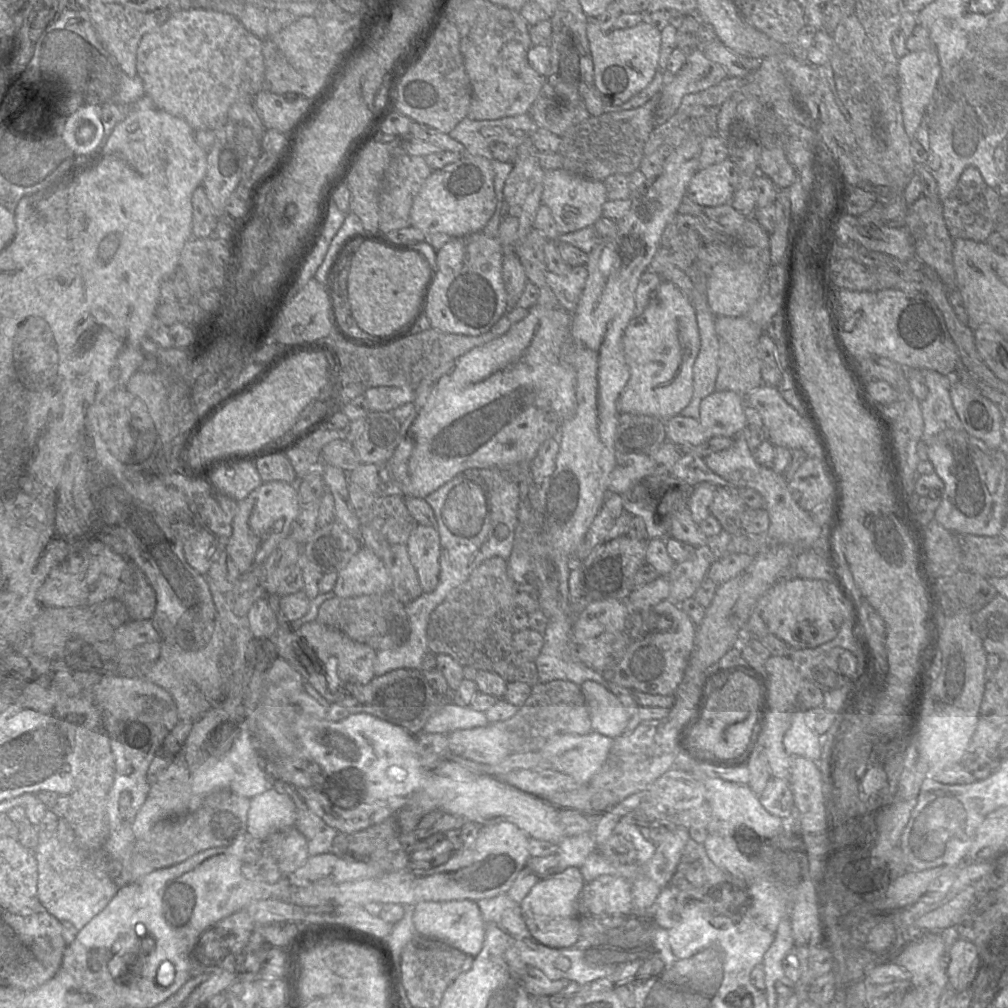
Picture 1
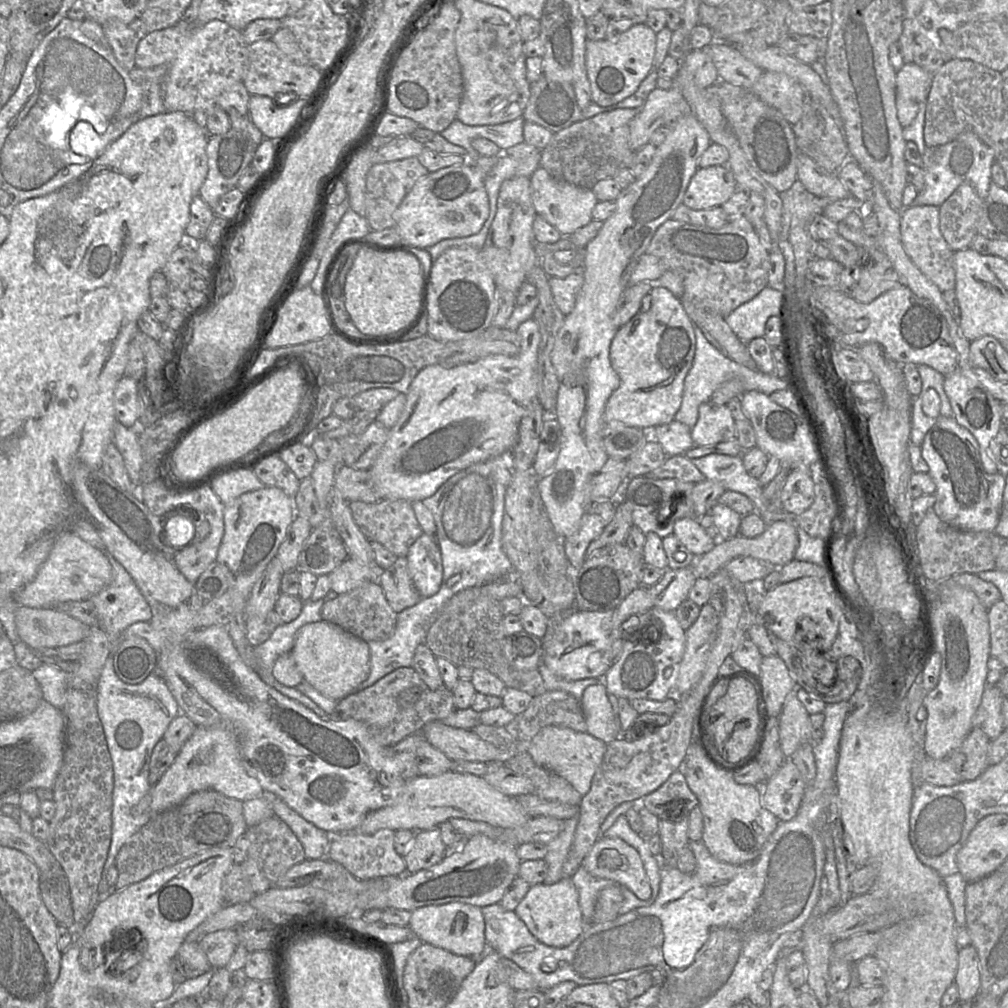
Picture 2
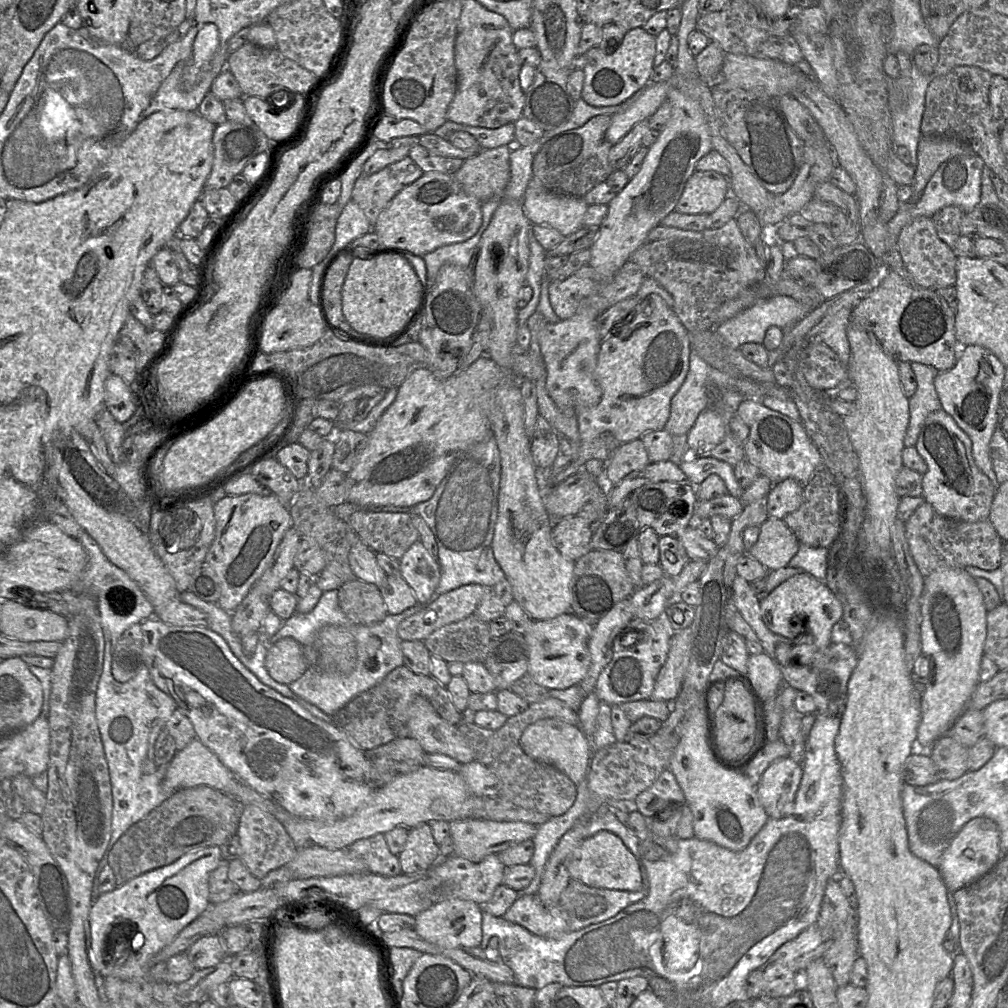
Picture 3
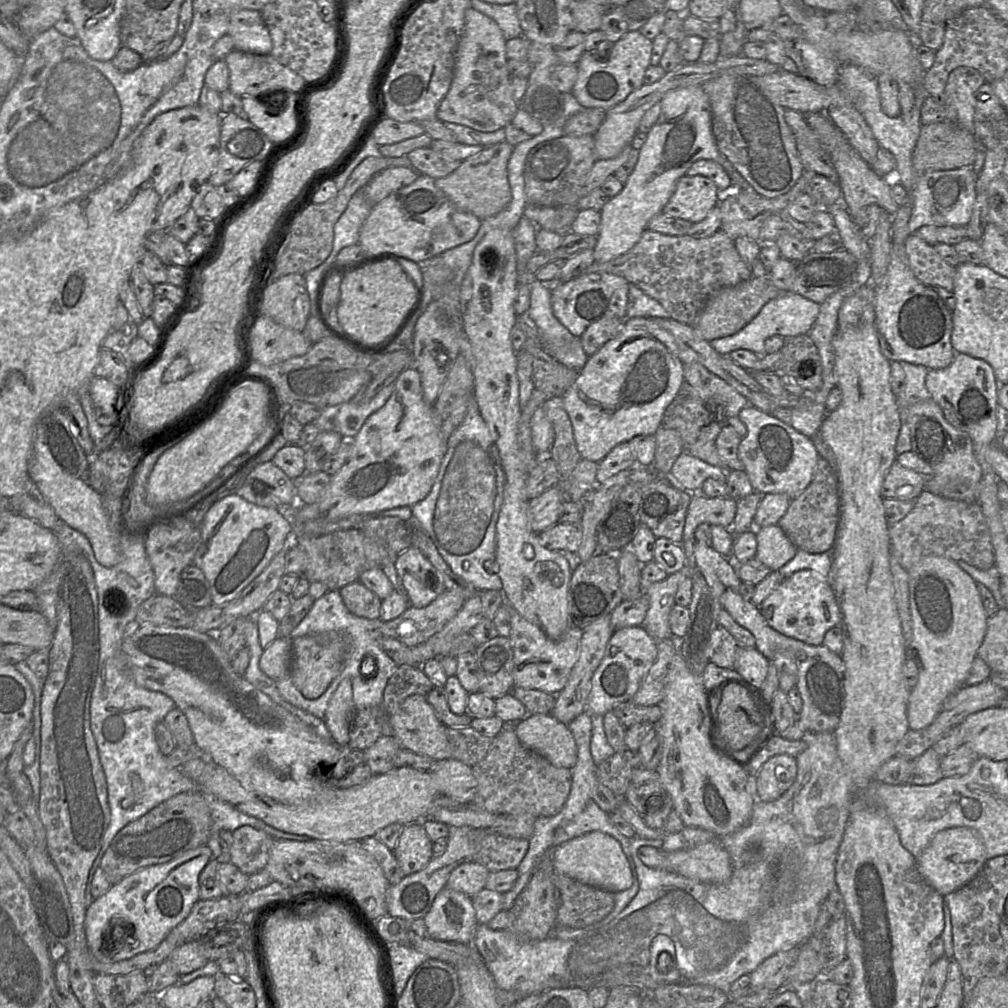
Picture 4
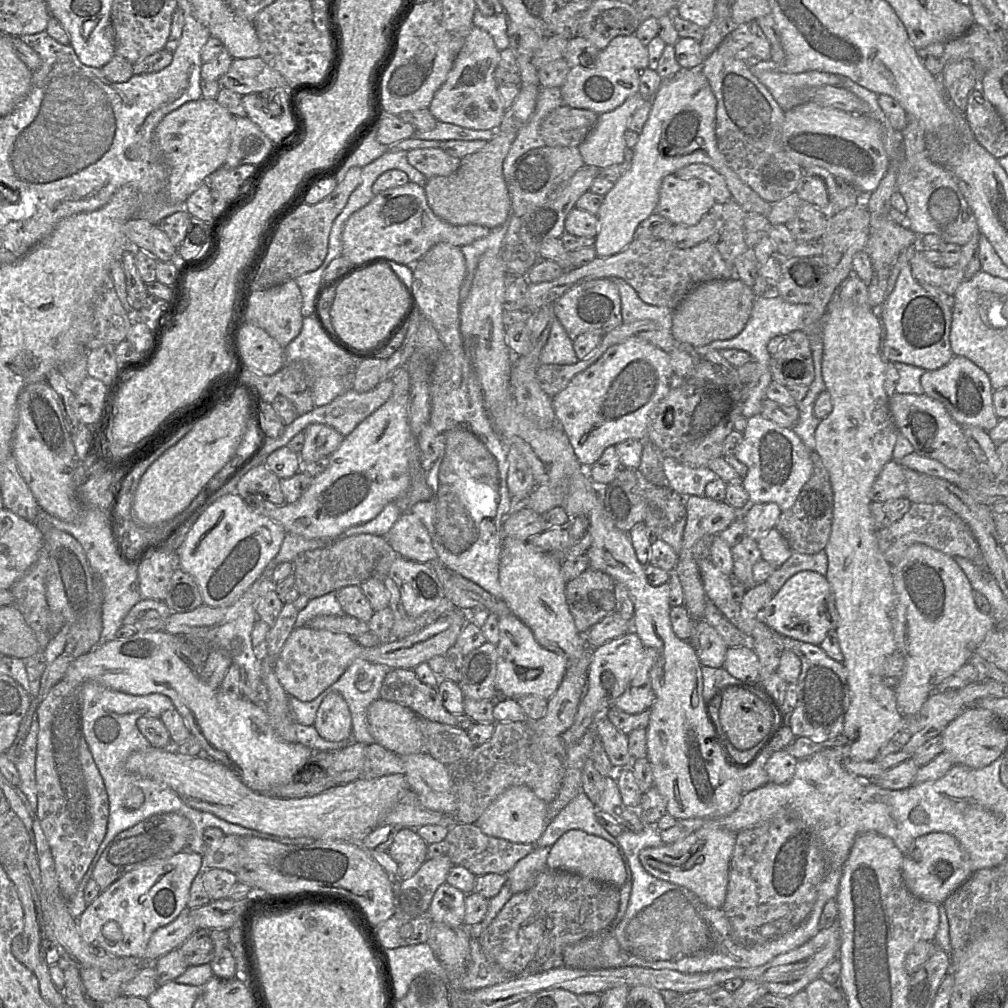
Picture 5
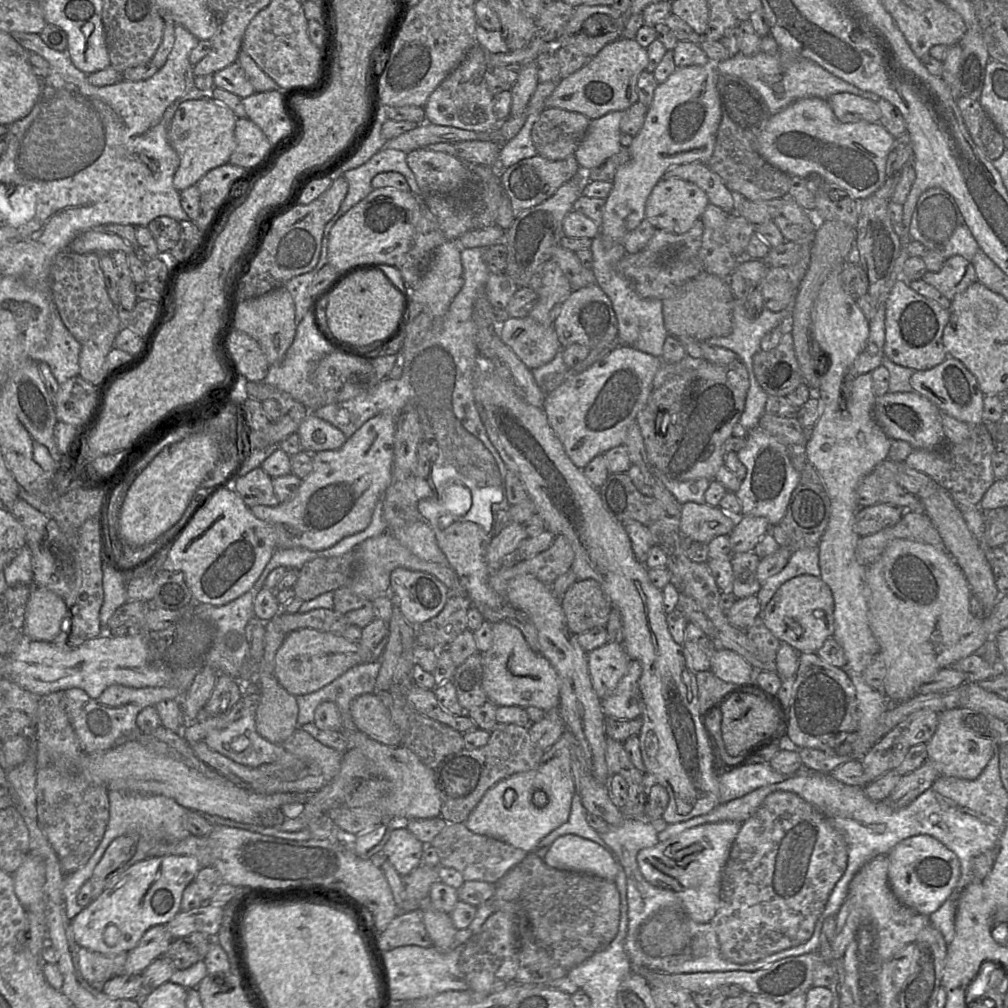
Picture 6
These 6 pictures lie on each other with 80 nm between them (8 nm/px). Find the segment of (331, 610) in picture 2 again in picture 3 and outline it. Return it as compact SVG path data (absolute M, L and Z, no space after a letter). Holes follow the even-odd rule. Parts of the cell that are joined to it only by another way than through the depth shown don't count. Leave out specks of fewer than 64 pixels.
M358 579L339 587L338 603L342 612L355 624L373 625L388 615L380 589Z

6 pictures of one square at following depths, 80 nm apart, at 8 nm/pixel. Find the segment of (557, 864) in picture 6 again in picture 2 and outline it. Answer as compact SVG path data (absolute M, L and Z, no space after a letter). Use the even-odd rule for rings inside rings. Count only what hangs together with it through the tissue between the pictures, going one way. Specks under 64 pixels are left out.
M601 836L585 855L581 866L594 877L627 887L641 900L651 895L638 852L620 838Z

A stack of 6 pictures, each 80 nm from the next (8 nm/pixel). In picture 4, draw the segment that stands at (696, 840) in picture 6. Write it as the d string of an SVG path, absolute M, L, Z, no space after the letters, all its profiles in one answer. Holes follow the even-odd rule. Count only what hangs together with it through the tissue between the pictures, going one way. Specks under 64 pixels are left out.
M717 841L673 852L646 845L638 850L638 856L650 868L668 870L700 882L721 884L732 875L729 853Z

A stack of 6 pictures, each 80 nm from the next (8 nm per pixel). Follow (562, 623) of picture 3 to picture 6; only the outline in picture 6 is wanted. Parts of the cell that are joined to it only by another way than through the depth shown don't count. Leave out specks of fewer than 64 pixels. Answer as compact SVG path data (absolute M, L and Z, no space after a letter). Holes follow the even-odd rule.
M506 621L492 624L491 646L482 653L483 690L496 706L537 707L545 712L559 706L559 679L542 654L534 652L521 630Z

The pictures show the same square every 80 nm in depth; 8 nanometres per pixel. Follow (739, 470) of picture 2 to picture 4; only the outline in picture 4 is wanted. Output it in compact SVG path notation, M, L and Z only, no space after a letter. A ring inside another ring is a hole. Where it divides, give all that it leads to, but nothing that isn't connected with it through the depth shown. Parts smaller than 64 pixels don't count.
M685 450L663 478L671 485L694 494L700 492L702 484L708 478L726 481L727 475L727 470L709 465Z

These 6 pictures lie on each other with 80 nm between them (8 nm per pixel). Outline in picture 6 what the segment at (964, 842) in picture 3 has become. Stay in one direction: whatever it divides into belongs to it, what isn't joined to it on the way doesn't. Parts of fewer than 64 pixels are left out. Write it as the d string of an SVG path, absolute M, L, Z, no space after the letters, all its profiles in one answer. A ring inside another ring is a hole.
M928 835L906 838L887 854L888 880L896 898L905 906L929 916L953 893L961 876L961 865L954 852Z

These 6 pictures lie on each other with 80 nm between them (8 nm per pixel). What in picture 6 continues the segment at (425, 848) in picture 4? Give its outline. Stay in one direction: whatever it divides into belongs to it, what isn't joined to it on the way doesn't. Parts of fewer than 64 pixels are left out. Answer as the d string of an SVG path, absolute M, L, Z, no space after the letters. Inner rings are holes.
M397 827L391 832L382 851L371 860L379 867L387 860L404 877L422 864L425 847L406 827Z

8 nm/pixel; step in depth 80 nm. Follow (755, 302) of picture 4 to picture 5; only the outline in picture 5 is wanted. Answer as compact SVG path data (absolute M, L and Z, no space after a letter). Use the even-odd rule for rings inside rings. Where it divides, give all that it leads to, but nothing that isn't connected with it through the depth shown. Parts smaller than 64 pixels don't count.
M738 278L717 279L701 283L693 288L672 311L671 333L679 342L688 343L694 348L709 348L711 342L734 338L743 330L756 299L753 289Z

